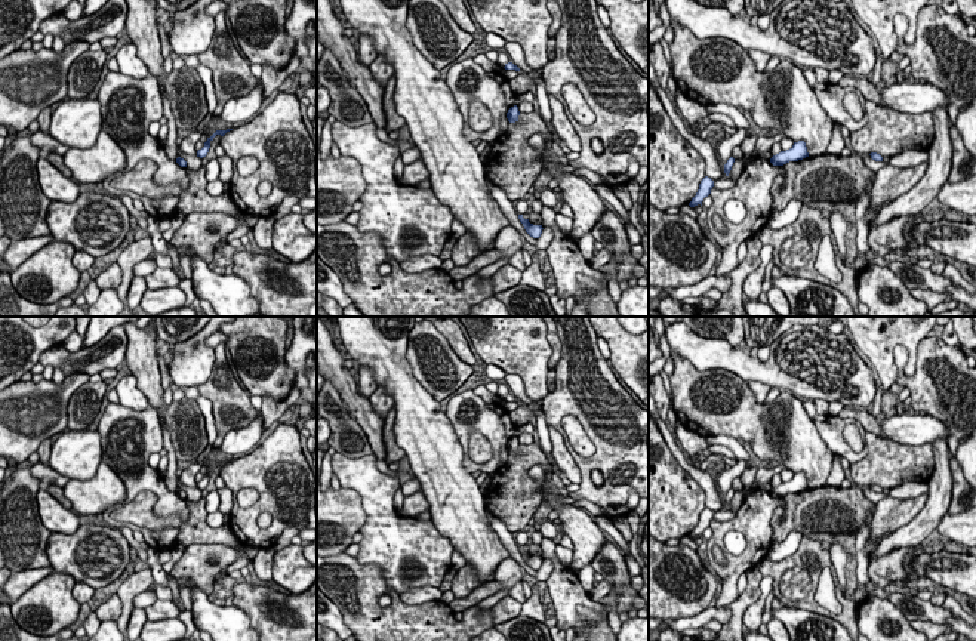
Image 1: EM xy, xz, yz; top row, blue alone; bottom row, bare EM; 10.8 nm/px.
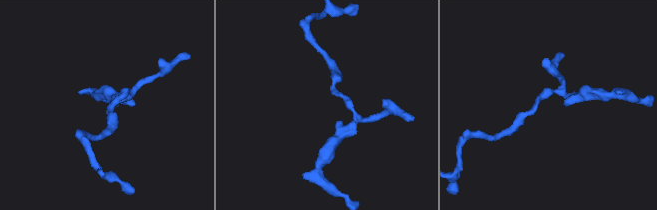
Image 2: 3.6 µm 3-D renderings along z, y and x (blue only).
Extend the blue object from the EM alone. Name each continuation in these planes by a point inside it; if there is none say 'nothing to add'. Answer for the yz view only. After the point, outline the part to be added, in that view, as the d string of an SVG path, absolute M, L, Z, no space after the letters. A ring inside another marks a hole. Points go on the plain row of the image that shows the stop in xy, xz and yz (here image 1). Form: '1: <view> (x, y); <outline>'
nothing to add

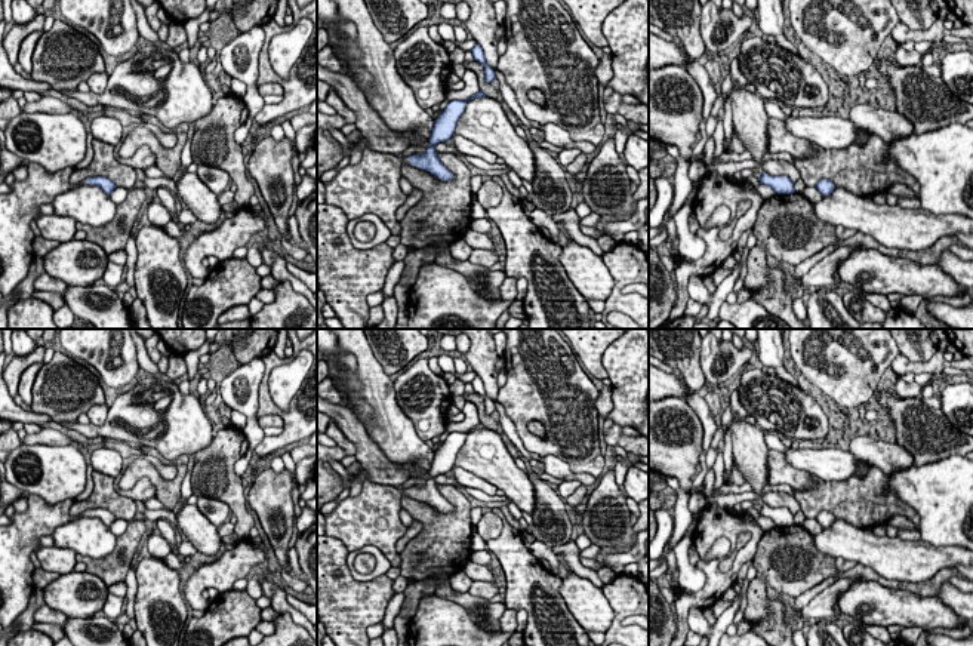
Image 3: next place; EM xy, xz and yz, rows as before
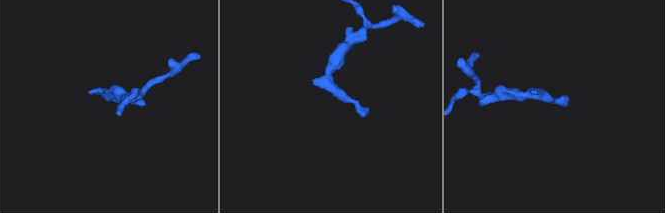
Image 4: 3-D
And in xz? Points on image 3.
1: xz (372, 517); M366 479L357 496L342 499L324 516L324 535L342 541L350 553L366 545L376 547L391 566L400 567L397 542L409 529L400 520L404 495L410 495L409 489L400 490Z

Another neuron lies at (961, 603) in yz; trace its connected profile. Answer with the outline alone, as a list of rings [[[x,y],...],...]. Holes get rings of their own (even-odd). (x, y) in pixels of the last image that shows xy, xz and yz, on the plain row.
[[[946,582],[934,597],[949,606],[957,616],[973,624],[973,593],[964,593],[951,582]]]

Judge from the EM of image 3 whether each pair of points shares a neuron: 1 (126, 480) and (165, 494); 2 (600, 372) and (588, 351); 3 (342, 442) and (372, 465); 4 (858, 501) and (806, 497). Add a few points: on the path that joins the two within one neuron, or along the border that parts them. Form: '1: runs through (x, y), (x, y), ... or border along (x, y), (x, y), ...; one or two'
1: runs through (136, 471), (148, 471), (160, 483); one
2: runs through (596, 368), (591, 356); one
3: border along (335, 423), (354, 446), (356, 454); two
4: runs through (844, 500), (819, 498); one

